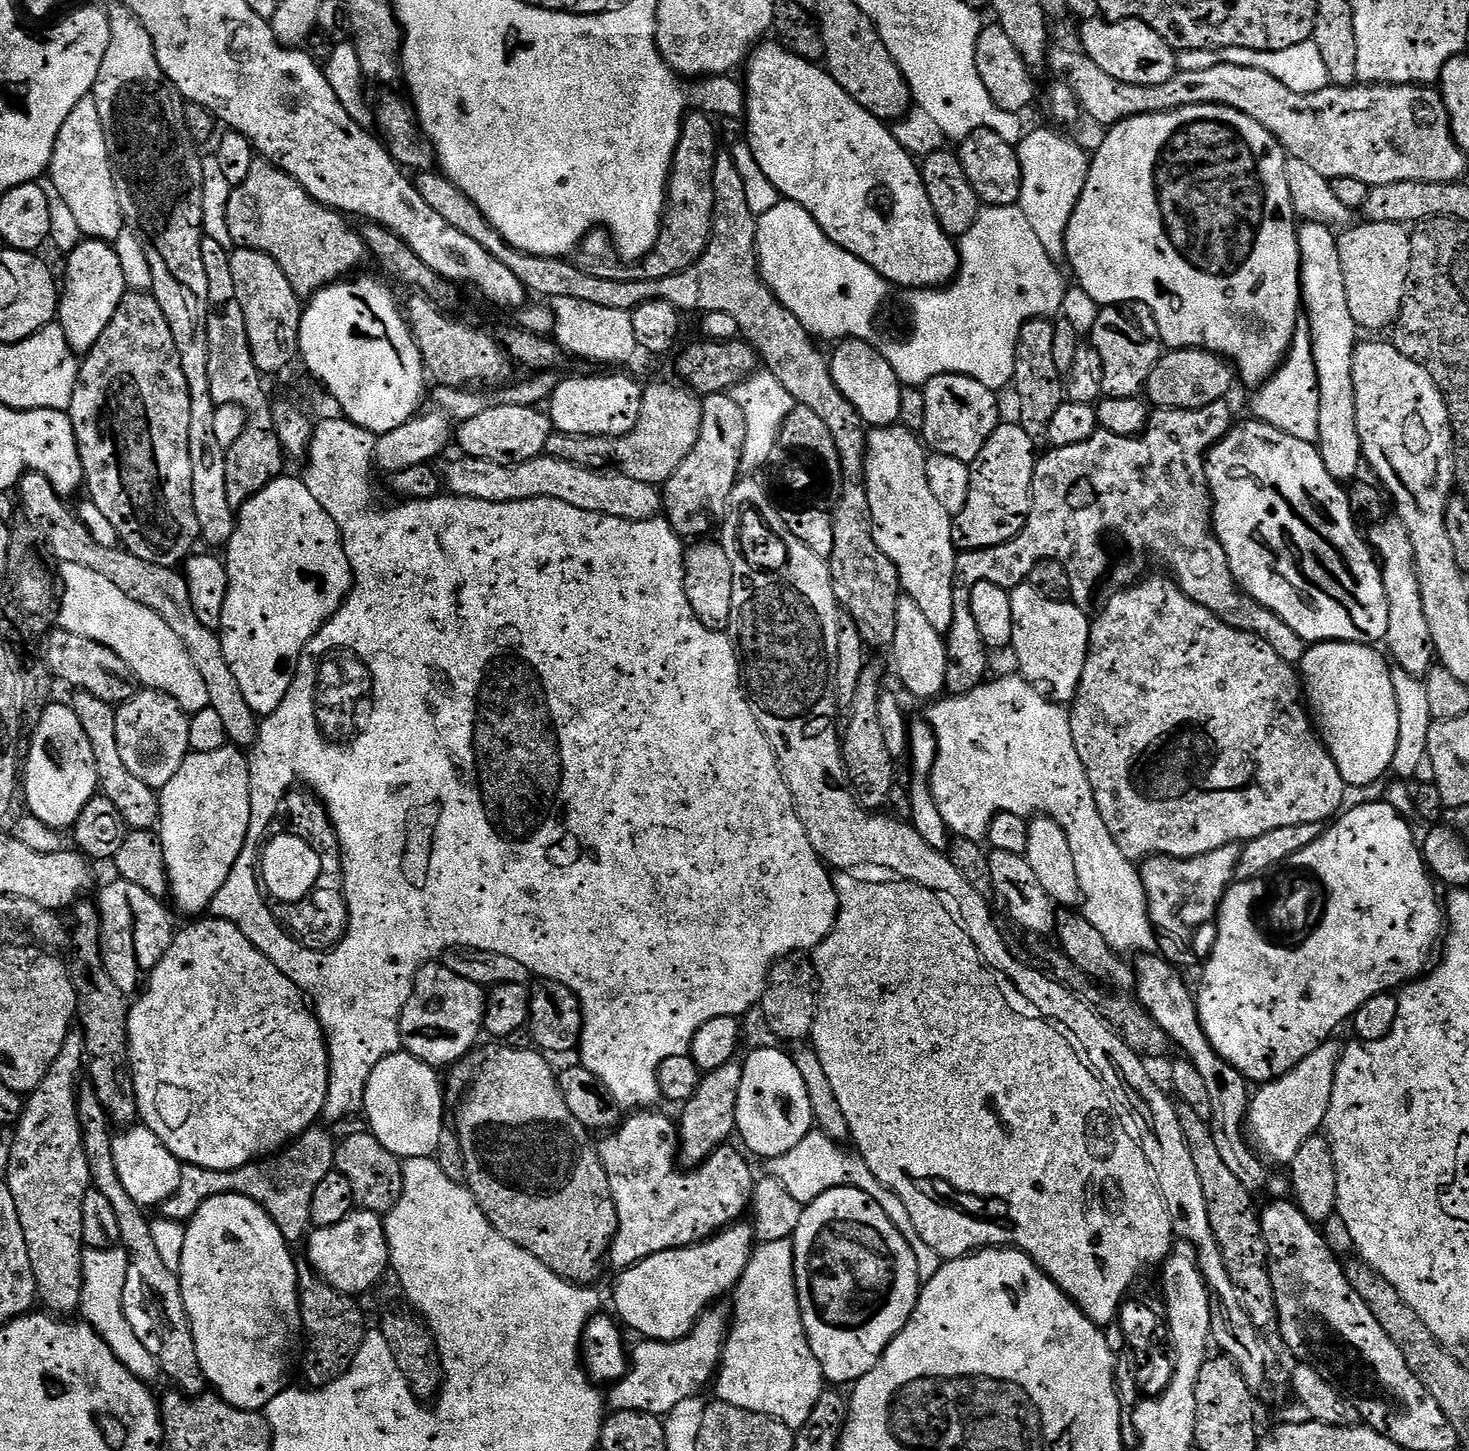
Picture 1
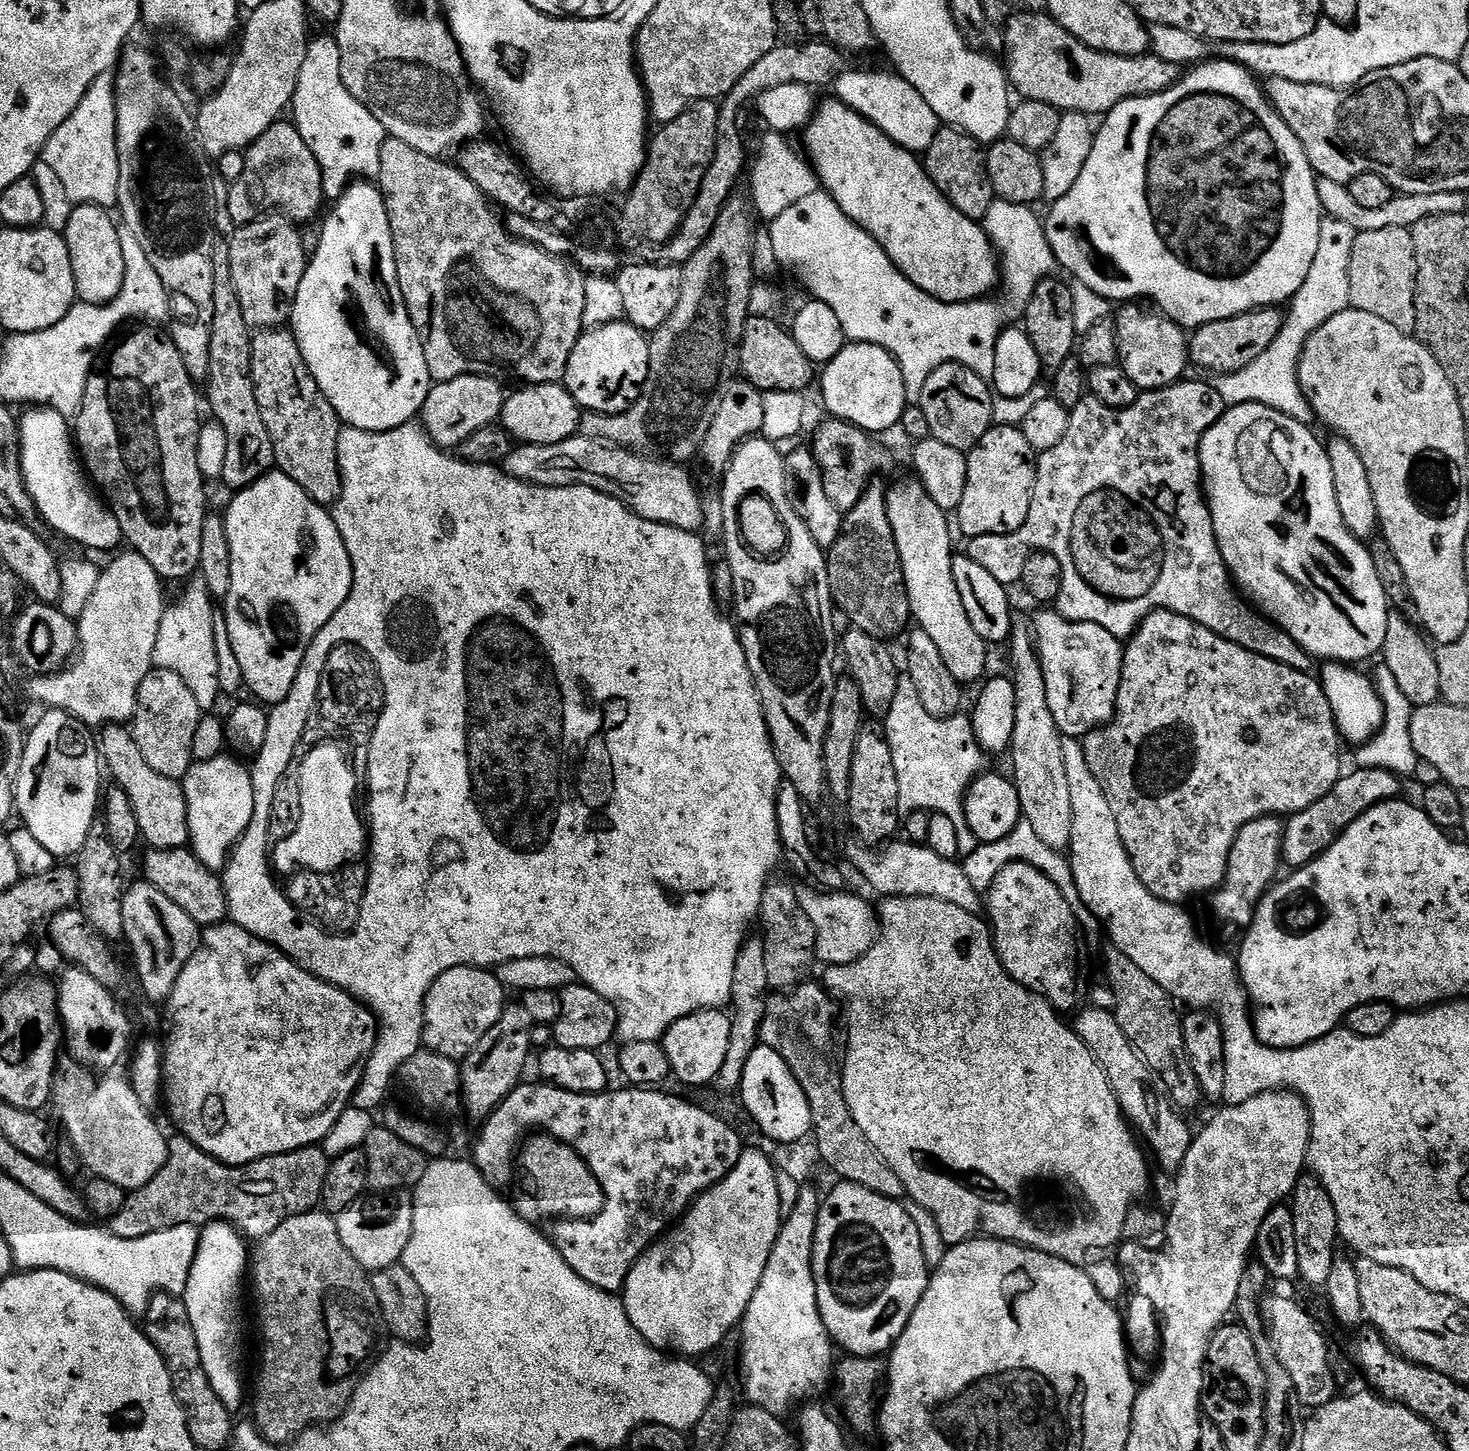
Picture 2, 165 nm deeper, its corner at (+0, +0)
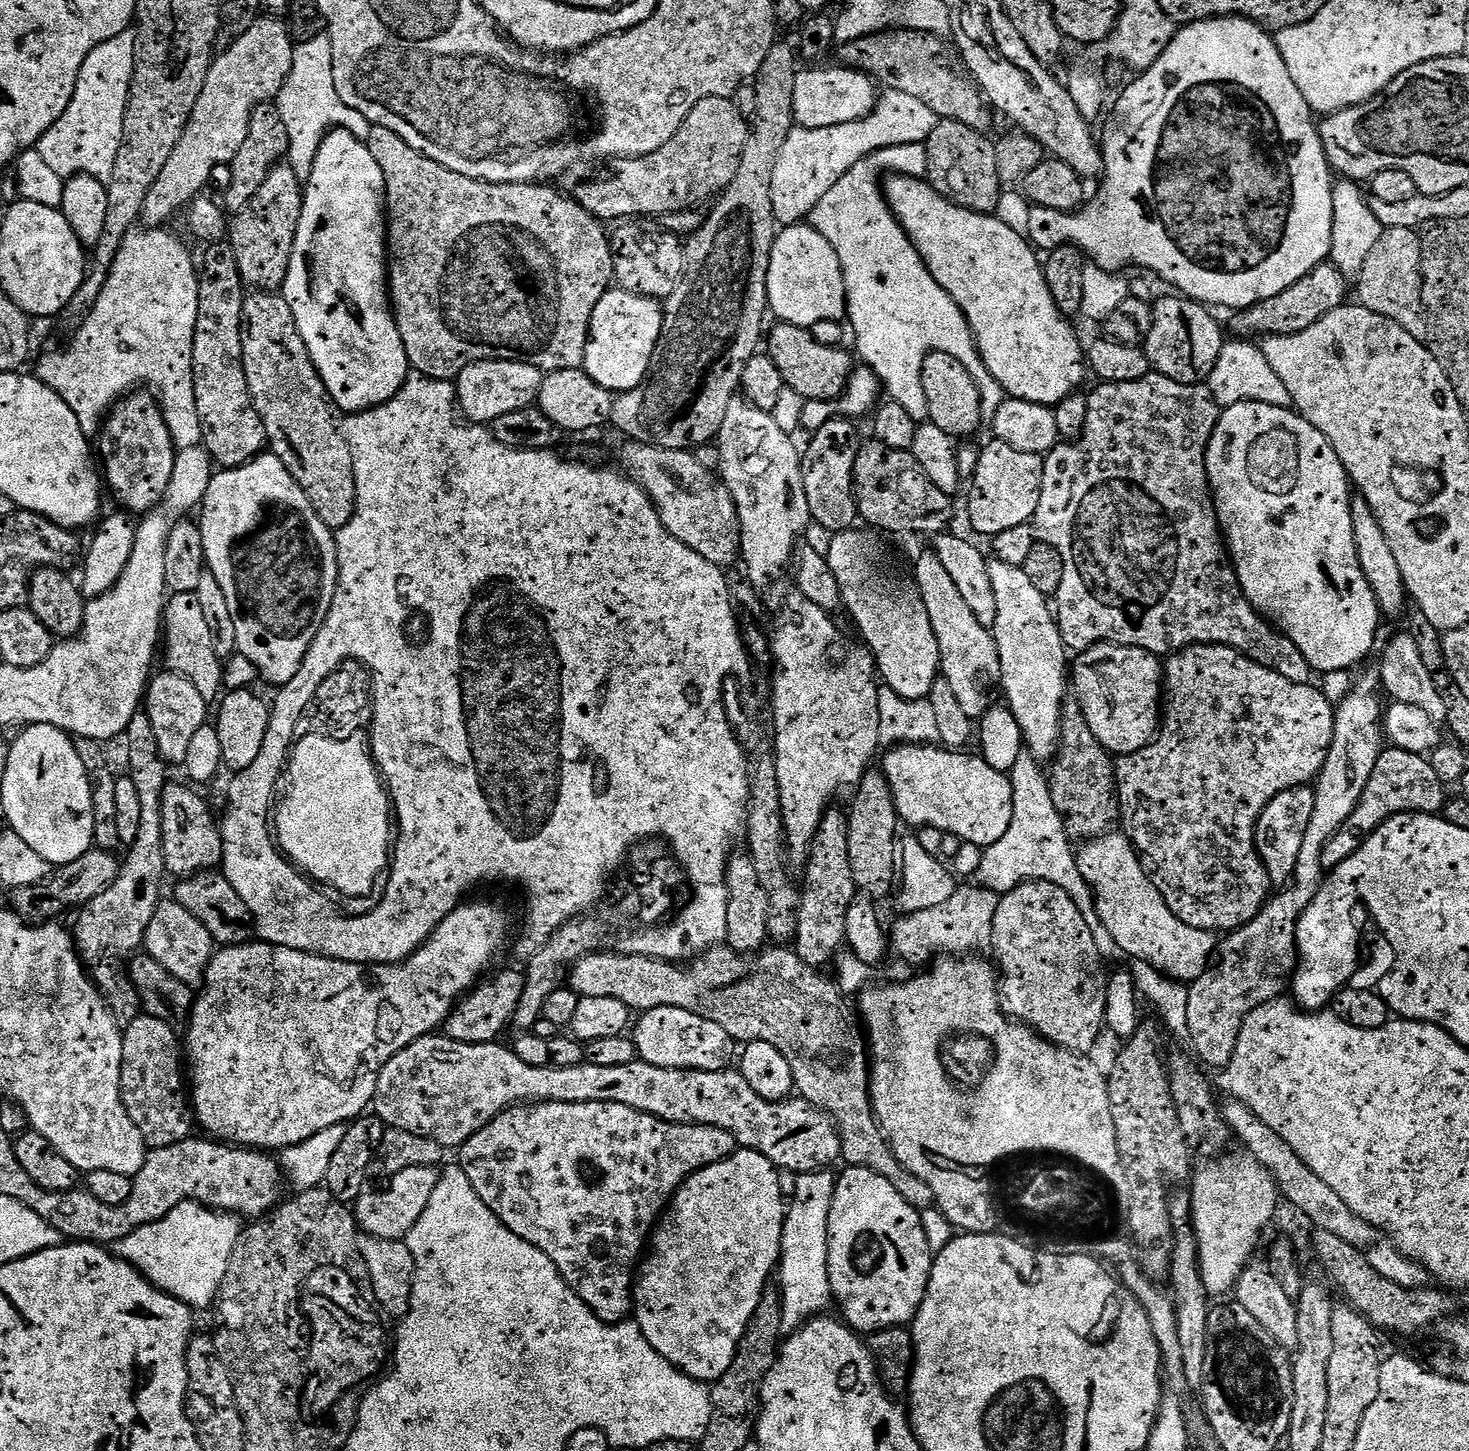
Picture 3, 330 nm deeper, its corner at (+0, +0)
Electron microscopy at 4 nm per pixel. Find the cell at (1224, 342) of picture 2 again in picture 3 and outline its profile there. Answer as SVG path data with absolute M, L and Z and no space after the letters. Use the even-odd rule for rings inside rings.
M1331 262L1320 264L1310 274L1306 274L1294 286L1282 290L1282 294L1274 294L1274 298L1266 298L1252 308L1237 311L1232 320L1232 328L1240 336L1289 336L1302 330L1310 330L1314 322L1326 318L1330 310L1340 308L1349 299L1350 280L1343 272L1339 272Z

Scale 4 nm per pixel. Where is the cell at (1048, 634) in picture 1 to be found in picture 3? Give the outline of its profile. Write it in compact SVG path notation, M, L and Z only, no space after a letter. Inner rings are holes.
M1095 644L1075 657L1070 668L1070 684L1076 688L1086 724L1113 757L1129 756L1152 743L1162 723L1164 664L1155 656L1134 646Z

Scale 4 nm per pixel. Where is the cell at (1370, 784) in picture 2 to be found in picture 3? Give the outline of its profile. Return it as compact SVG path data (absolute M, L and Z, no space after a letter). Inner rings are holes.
M1395 746L1385 747L1374 766L1374 774L1370 774L1370 782L1366 782L1366 790L1362 790L1362 798L1354 814L1347 825L1341 828L1338 834L1334 834L1330 842L1324 844L1322 866L1325 873L1342 866L1342 862L1346 862L1346 858L1350 858L1350 854L1354 854L1360 848L1361 839L1378 830L1382 822L1407 812L1443 813L1446 803L1444 792L1446 785L1442 778L1438 778L1438 773L1427 755L1407 752Z

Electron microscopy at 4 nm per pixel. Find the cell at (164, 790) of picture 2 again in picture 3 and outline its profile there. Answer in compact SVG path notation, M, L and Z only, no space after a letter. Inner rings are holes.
M169 783L162 796L162 850L166 850L167 875L175 878L197 876L199 872L219 869L224 859L221 821L212 813L211 806L196 793L199 791L184 784Z

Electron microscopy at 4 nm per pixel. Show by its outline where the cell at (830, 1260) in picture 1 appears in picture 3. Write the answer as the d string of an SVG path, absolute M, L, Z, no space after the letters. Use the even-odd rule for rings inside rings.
M845 1167L836 1177L836 1189L834 1190L834 1202L830 1206L830 1226L828 1227L828 1269L830 1270L830 1286L832 1287L832 1299L835 1307L840 1307L839 1315L845 1324L857 1334L871 1334L881 1332L883 1328L899 1328L911 1325L916 1319L916 1312L920 1309L920 1303L928 1289L928 1279L932 1273L932 1261L934 1253L926 1242L926 1230L922 1230L922 1218L920 1212L882 1178L882 1174L874 1174L874 1170L865 1168Z

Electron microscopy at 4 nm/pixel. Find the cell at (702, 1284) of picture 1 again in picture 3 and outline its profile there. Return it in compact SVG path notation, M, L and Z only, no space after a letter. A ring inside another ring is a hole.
M737 1150L717 1164L707 1165L685 1178L684 1184L677 1189L676 1195L660 1217L659 1223L651 1233L650 1243L646 1248L646 1259L639 1265L634 1276L634 1319L642 1334L646 1334L646 1342L650 1342L650 1346L654 1346L654 1350L658 1350L662 1358L666 1358L687 1376L693 1376L701 1382L715 1382L718 1378L722 1378L722 1374L726 1374L726 1370L730 1370L742 1334L746 1334L746 1326L758 1306L758 1298L762 1298L764 1287L773 1279L780 1263L785 1211L786 1197L779 1188L776 1165L771 1164L765 1156L757 1152Z

